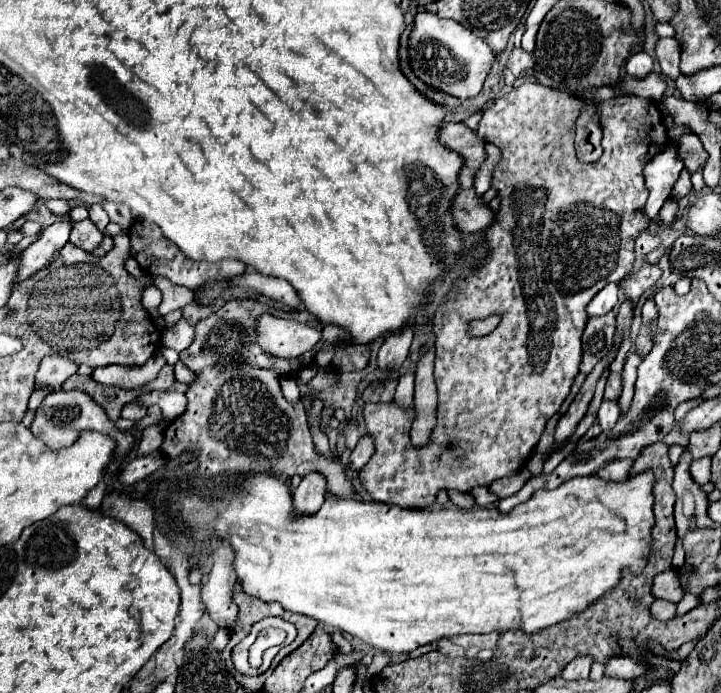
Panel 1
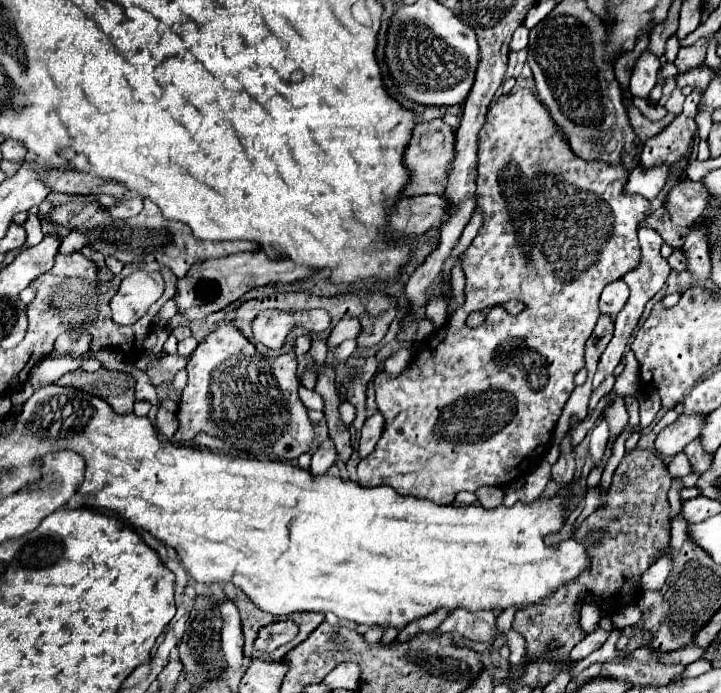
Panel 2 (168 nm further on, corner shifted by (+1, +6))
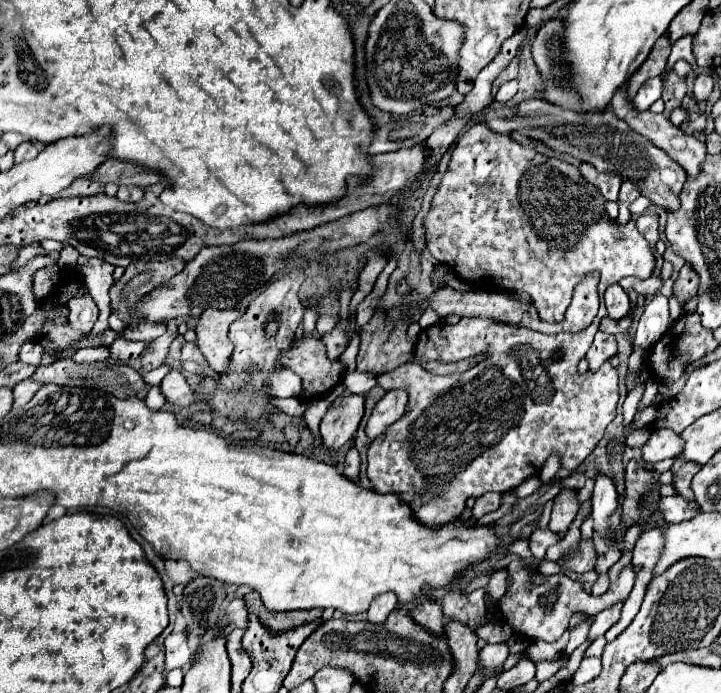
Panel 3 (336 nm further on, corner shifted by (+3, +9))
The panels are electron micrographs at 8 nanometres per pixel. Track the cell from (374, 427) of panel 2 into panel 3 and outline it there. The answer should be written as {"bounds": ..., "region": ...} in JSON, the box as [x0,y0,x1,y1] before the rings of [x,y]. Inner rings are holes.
{"bounds":[366,390,408,440],"region":[[[390,390],[386,392],[386,396],[376,404],[368,426],[366,426],[366,434],[374,440],[378,438],[390,424],[394,424],[406,410],[408,404],[408,392],[406,390]]]}

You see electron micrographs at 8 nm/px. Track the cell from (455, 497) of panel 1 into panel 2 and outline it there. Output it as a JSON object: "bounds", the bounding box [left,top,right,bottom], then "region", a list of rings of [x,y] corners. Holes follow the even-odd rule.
{"bounds":[474,487,504,509],"region":[[[480,487],[474,495],[476,495],[478,503],[484,505],[486,509],[502,505],[502,497],[504,497],[504,493],[502,493],[500,487]]]}

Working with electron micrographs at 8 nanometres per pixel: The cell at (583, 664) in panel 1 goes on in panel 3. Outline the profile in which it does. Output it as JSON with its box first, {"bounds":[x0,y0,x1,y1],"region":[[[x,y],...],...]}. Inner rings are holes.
{"bounds":[590,600,624,640],"region":[[[620,600],[620,602],[616,602],[614,606],[610,606],[610,608],[602,610],[600,614],[596,614],[594,624],[592,624],[592,628],[590,628],[590,640],[596,640],[598,636],[604,636],[604,632],[606,632],[612,624],[616,624],[616,622],[620,620],[622,604],[624,604],[624,602]]]}

